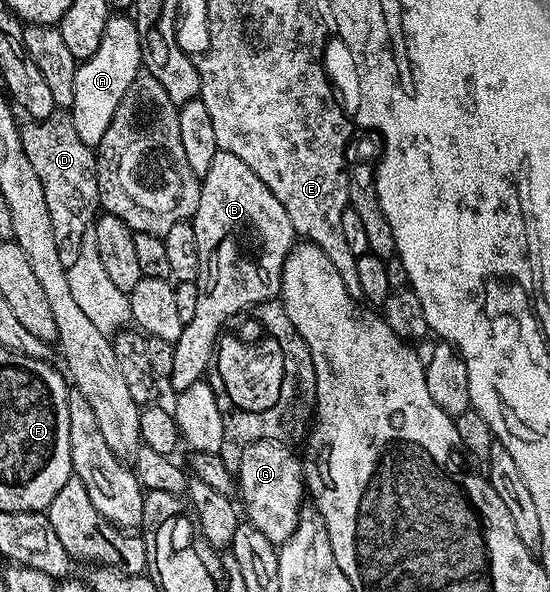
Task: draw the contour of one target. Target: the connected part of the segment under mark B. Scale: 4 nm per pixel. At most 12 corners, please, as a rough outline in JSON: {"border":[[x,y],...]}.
{"border":[[231,151],[191,220],[199,303],[173,342],[174,394],[203,380],[224,325],[280,294],[283,203]]}

